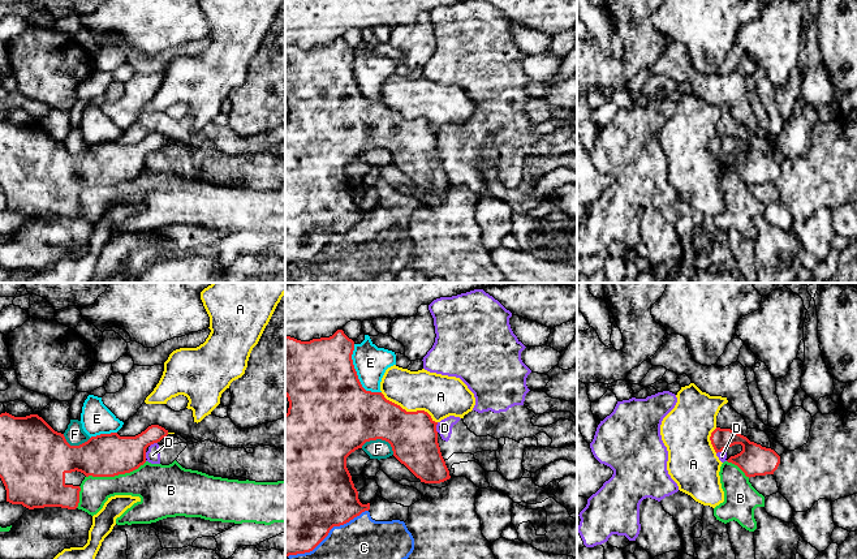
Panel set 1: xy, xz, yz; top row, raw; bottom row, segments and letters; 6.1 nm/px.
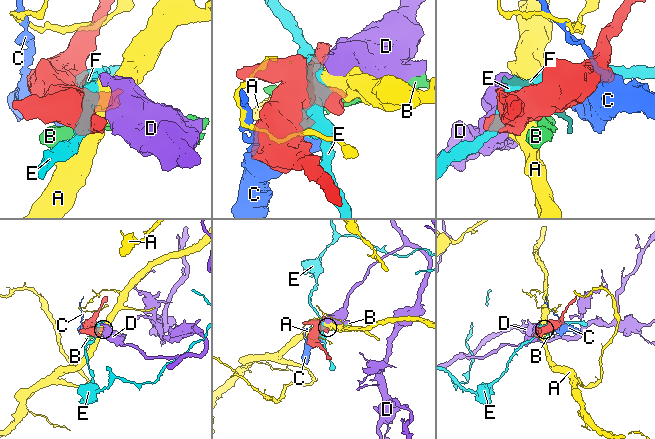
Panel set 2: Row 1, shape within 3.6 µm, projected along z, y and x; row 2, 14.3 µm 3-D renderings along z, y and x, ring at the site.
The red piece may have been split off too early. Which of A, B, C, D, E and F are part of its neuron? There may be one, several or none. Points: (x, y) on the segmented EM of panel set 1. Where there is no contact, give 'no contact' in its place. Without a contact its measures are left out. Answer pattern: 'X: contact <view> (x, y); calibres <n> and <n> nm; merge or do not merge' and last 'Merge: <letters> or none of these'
A: contact xz (409, 412); calibres 300 and 260 nm; do not merge
B: contact xy (116, 474); calibres 280 and 260 nm; do not merge
C: contact xz (328, 532); calibres 500 and 260 nm; do not merge
D: contact xz (435, 428); calibres 300 and 100 nm; do not merge
E: contact xz (356, 374); calibres 480 and 200 nm; do not merge
F: contact xz (380, 438); calibres 400 and 120 nm; do not merge
Merge: none of these

